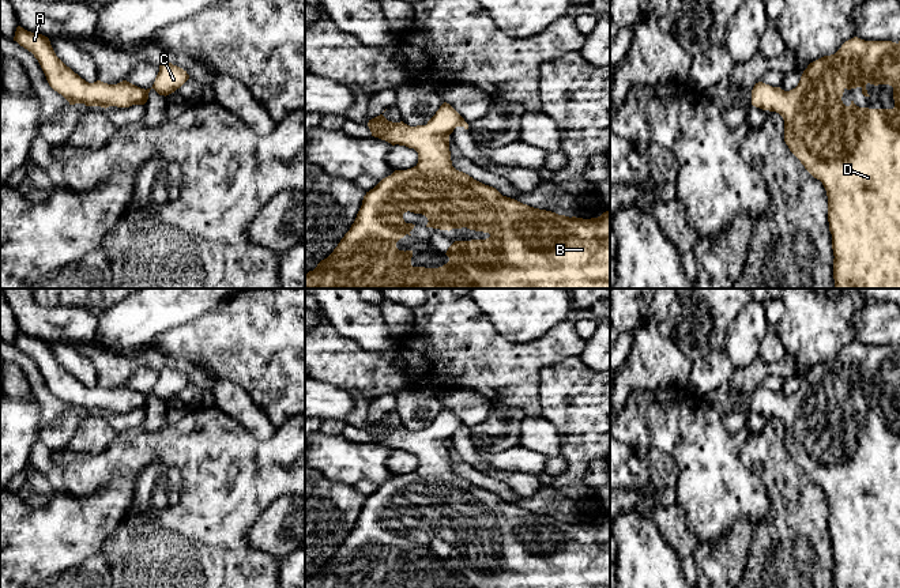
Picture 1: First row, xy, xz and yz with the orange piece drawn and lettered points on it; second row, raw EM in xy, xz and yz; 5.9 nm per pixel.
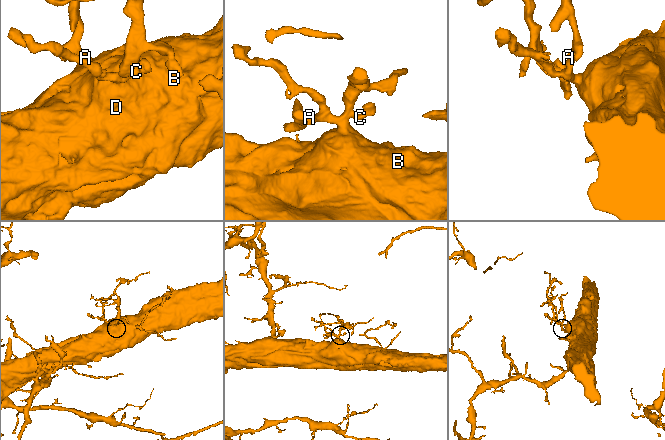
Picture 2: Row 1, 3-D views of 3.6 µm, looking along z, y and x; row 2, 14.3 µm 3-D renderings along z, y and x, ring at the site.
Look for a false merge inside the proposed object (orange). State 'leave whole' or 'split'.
leave whole

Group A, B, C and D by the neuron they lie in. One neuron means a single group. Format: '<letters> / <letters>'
A B C D

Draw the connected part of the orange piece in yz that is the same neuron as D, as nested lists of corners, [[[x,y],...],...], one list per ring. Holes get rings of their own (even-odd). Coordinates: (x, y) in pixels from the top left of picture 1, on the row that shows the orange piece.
[[[854,37],[835,54],[810,63],[798,86],[790,91],[756,83],[752,105],[783,117],[786,144],[826,191],[835,289],[900,289],[900,41],[865,41]],[[867,83],[892,86],[895,108],[859,108],[854,101],[850,106],[843,103],[846,88],[861,87],[862,94],[870,97]]]

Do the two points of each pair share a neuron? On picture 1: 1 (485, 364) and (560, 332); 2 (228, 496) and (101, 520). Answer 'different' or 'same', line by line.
1: same
2: different

